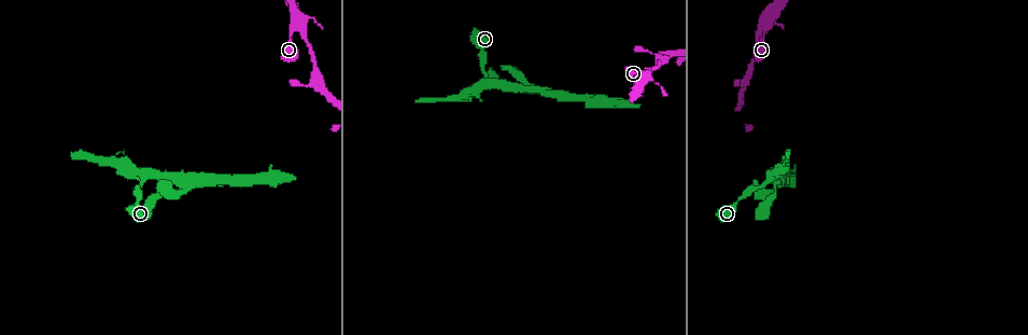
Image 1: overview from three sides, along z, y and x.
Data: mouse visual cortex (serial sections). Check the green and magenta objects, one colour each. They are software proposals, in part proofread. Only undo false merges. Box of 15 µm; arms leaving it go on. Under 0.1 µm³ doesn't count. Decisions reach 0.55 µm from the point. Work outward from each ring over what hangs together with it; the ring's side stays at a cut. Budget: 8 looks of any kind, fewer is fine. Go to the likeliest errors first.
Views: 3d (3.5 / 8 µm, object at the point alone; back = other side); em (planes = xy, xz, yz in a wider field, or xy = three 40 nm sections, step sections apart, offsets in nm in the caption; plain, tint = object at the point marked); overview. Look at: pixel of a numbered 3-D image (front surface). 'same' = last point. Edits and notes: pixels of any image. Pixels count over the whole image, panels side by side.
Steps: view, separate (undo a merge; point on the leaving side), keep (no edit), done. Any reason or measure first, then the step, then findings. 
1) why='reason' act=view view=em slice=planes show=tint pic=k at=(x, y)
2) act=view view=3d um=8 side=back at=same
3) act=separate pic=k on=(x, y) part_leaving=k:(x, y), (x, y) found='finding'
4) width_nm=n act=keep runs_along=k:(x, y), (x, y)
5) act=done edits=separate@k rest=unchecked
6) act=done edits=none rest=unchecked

why='a narrow waist' act=view view=em slice=xy step=2 show=tint pic=1 at=(297, 26)

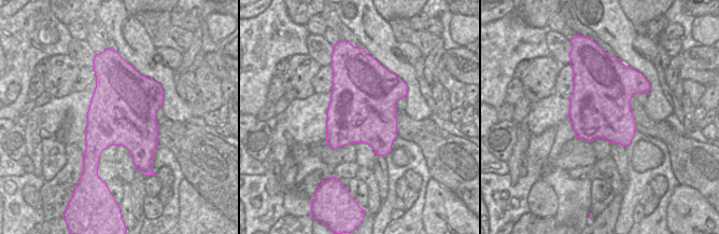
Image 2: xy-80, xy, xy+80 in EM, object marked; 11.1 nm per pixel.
act=view view=3d um=3.5 at=same

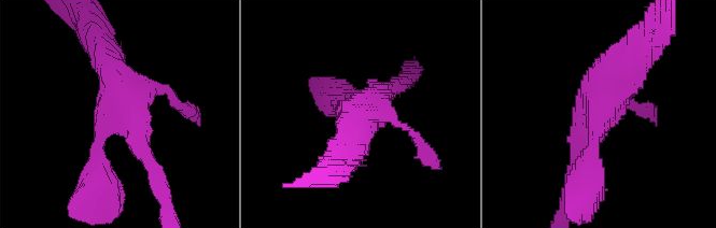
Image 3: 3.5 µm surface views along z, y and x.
act=keep runs_along=3:(336, 99), (365, 110), (392, 88) found='one cell here'

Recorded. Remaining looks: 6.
why='branch point' act=view view=3d um=3.5 pic=1 at=(142, 177)

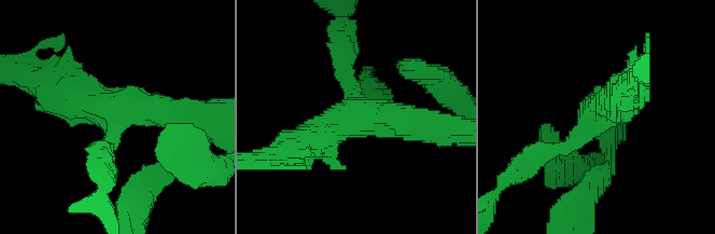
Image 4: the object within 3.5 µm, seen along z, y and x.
why='now the EM' act=view view=em slice=xy step=3 show=tint pic=4 at=(358, 109)

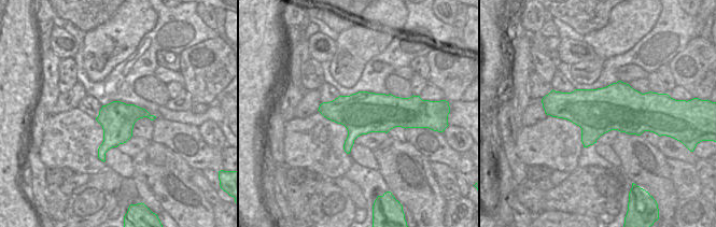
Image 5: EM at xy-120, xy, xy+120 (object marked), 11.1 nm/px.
act=keep found='all the same cell'

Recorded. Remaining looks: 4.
act=view view=3d um=3.5 pic=1 at=(530, 90)

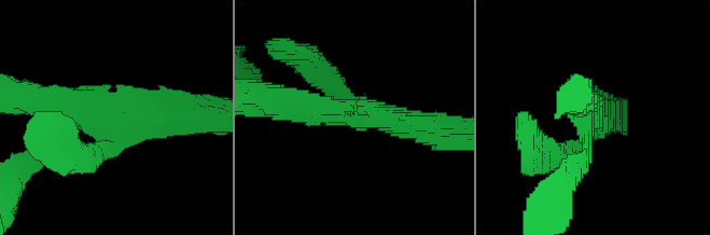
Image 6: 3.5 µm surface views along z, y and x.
arms=3 arm_widths_nm=300,400,450 act=view view=em slice=xy step=1 show=tint pic=6 at=(117, 117)

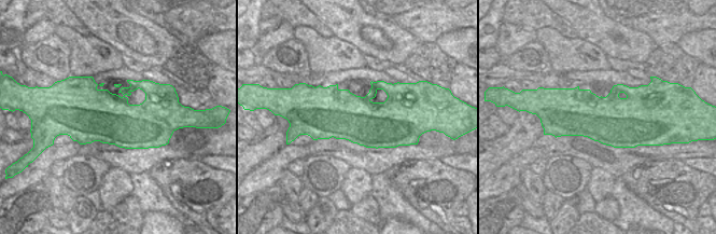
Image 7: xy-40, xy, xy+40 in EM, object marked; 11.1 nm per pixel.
act=view view=em slice=planes show=tint at=same

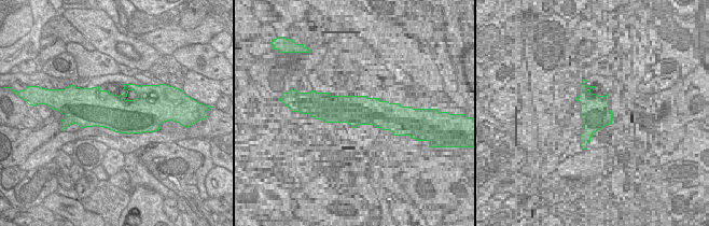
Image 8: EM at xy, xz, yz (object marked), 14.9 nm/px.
act=keep found='continuous, no second cell'

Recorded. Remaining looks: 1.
act=done edits=none rest=unchecked

